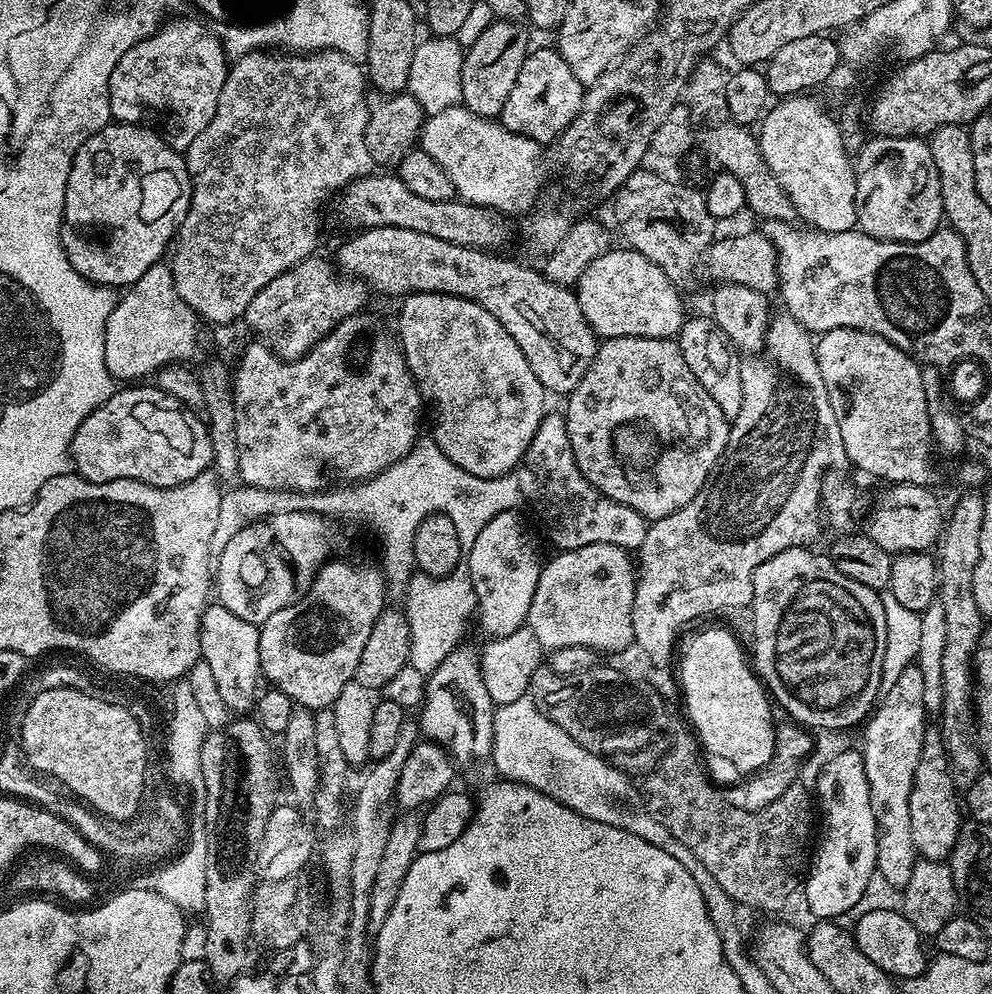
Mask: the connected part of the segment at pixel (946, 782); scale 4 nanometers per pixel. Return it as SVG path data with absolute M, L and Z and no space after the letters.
M925 727L924 741L922 742L922 754L918 754L918 767L914 770L914 786L910 790L910 834L914 838L917 857L925 860L947 861L952 855L954 846L958 842L960 825L962 823L962 800L958 795L958 789L948 761L948 751L944 745L945 733L939 727Z

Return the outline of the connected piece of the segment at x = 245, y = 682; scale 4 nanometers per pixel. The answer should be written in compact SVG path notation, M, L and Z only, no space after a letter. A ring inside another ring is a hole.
M218 602L209 603L200 623L200 659L210 666L222 702L226 702L229 713L248 714L255 709L258 689L262 684L260 630L257 625L238 618L238 614L230 614L230 610Z

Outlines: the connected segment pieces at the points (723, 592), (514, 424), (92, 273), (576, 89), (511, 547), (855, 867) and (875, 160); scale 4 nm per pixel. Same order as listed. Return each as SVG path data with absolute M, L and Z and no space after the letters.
M787 314L773 315L768 322L768 329L764 335L764 343L759 352L749 355L741 363L742 370L742 410L730 422L726 450L712 467L712 473L706 478L702 490L686 502L674 514L661 520L649 523L646 539L638 549L638 575L636 578L636 593L634 594L634 610L632 611L632 638L635 647L640 647L648 655L652 664L668 664L672 660L672 651L676 648L676 635L687 624L700 620L703 616L720 616L723 612L736 614L741 609L747 609L752 602L754 594L754 574L762 562L774 558L774 554L782 554L787 548L803 548L811 545L812 539L820 532L822 524L822 493L824 491L824 478L829 470L849 467L848 455L842 446L842 430L838 430L838 418L834 418L834 406L830 406L830 394L826 394L826 382L822 382L822 373L818 371L816 361L816 346L813 337L807 328Z
M413 292L412 295L403 297L399 304L400 336L398 332L398 344L403 351L408 369L416 378L416 385L420 388L421 397L427 403L429 400L430 403L436 404L436 433L434 433L436 445L440 447L442 454L446 454L446 458L450 458L450 462L454 462L459 468L470 474L482 478L509 475L526 454L542 418L546 415L546 407L544 408L546 393L538 382L538 377L534 375L534 370L530 370L530 362L526 362L526 354L522 354L518 342L514 342L514 338L510 338L510 334L506 334L502 322L498 322L498 318L494 318L494 314L490 314L485 308L475 304L473 300L467 300L461 296L445 296L443 292Z
M110 122L104 128L98 128L78 150L66 182L60 241L70 266L94 284L104 284L117 290L127 289L138 282L150 266L165 259L180 231L180 224L186 218L191 197L192 180L188 177L185 157L171 148L159 132L143 123Z
M555 47L540 48L529 51L528 56L522 62L522 70L518 70L518 82L514 82L514 90L510 90L510 98L506 98L506 106L502 106L498 117L499 123L506 130L522 134L526 138L536 141L541 146L551 145L574 122L574 118L584 107L585 85L574 78L574 70L566 66L566 58Z
M515 511L503 512L486 526L482 534L474 538L474 546L466 555L466 567L472 576L476 595L475 615L479 618L480 628L485 637L505 636L514 630L525 627L530 614L530 602L538 586L542 559L536 553L536 544L524 525L524 520Z
M846 751L834 758L828 767L823 768L814 787L814 796L818 801L818 812L824 815L824 821L818 824L818 840L820 845L815 845L814 855L810 860L810 867L806 872L806 879L802 884L802 896L808 903L810 911L816 915L820 922L832 922L836 916L844 916L868 892L868 883L876 871L876 819L874 810L870 806L870 786L866 782L864 758L859 751Z
M873 135L871 138L865 139L862 150L855 153L854 167L856 169L856 222L859 231L870 234L879 240L886 242L922 242L926 238L938 231L944 220L944 207L942 206L942 186L938 182L938 166L934 166L934 158L932 151L928 145L928 140L924 138L917 138L914 136L877 136Z

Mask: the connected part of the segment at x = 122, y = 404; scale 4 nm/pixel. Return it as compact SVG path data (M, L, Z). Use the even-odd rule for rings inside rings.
M144 386L113 391L110 399L78 426L70 453L75 475L99 484L137 480L155 488L173 488L213 467L207 423L158 386L140 387Z

